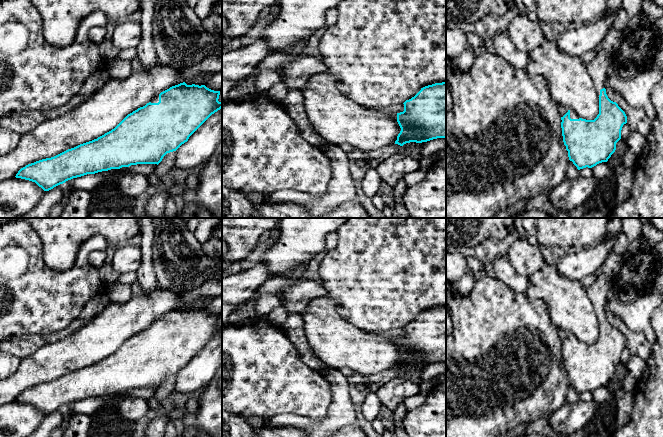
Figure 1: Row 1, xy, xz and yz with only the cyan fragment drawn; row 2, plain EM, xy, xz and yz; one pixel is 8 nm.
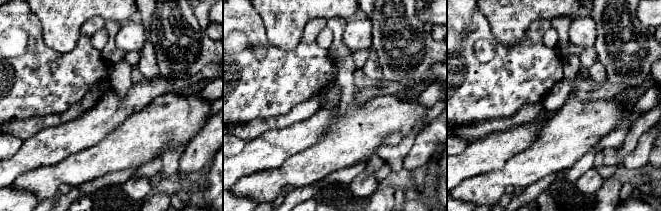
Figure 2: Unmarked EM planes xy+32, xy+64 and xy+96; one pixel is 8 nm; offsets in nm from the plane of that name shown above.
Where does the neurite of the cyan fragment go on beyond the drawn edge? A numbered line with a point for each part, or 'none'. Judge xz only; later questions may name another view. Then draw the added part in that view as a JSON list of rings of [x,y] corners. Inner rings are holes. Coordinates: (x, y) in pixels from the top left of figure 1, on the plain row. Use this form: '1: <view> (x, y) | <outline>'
none

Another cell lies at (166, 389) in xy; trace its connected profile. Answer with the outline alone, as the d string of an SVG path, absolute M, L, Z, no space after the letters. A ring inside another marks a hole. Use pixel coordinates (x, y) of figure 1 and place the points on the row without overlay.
M175 375L167 377L162 385L155 391L154 398L162 402L167 399L173 392L175 386Z

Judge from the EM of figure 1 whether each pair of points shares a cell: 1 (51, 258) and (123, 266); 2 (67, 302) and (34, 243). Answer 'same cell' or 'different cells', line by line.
1: different cells
2: same cell

